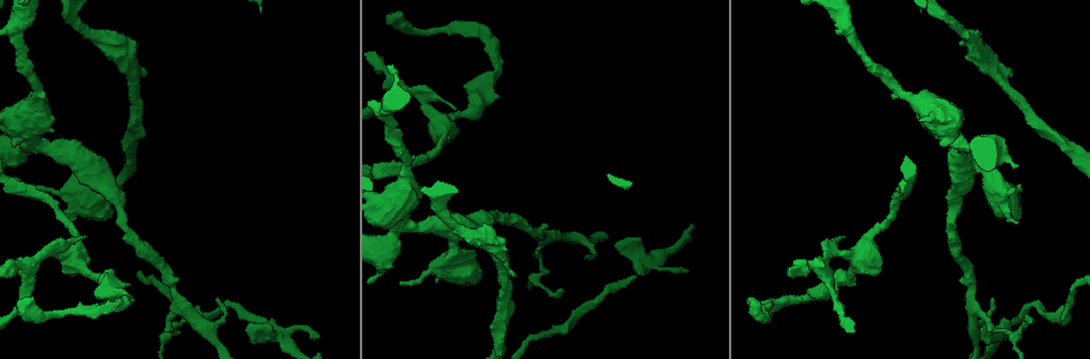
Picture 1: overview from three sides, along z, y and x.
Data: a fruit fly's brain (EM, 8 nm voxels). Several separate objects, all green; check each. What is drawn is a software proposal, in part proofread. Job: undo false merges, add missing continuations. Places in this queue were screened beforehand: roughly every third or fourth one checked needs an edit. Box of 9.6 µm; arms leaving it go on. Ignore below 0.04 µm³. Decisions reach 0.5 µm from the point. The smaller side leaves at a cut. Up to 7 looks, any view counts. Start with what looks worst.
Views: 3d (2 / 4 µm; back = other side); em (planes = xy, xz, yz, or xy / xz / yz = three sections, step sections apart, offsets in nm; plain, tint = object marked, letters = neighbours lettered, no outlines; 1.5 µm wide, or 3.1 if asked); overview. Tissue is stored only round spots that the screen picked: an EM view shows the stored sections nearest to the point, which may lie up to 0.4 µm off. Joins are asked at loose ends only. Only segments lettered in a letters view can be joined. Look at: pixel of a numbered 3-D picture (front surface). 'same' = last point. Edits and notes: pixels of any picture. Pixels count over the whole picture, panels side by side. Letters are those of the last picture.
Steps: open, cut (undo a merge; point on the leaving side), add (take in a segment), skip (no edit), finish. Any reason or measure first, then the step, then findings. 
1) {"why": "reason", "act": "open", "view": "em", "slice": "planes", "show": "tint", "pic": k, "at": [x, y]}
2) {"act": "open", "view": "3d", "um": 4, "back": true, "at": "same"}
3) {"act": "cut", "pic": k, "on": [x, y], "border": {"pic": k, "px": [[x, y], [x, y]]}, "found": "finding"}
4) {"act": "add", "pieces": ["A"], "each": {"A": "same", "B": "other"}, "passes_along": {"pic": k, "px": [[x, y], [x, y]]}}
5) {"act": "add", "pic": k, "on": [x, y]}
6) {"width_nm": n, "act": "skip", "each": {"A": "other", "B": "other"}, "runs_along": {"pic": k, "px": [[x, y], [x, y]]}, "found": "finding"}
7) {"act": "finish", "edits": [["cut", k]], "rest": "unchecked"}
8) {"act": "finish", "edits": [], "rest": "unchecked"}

{"why": "branch stops here", "act": "open", "view": "em", "slice": "planes", "show": "letters", "pic": 1, "at": [29, 297]}

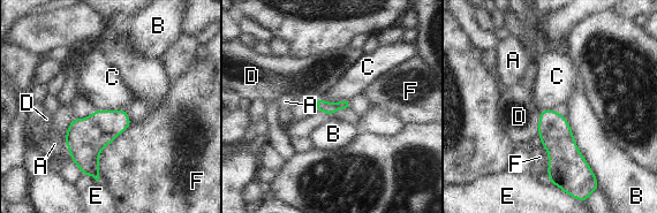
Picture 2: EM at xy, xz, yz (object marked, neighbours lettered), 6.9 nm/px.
{"act": "skip", "each": {"A": "other", "B": "other", "C": "other", "D": "other", "E": "other", "F": "other"}, "border": {"pic": 2, "px": [[96, 108], [105, 111], [126, 109]]}, "found": "no lettered segment goes on from it"}

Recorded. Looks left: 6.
{"why": "thin end", "act": "open", "view": "3d", "um": 4, "pic": 1, "at": [687, 271]}

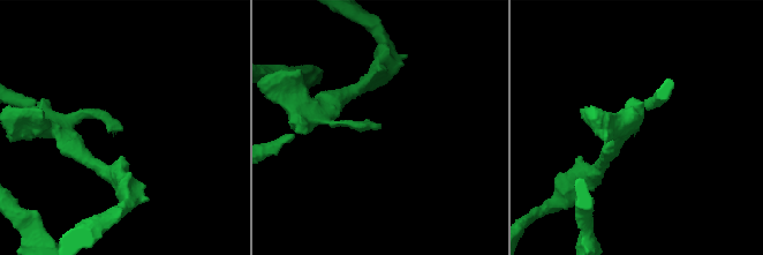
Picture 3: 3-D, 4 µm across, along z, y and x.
{"why": "now the EM", "act": "open", "view": "em", "slice": "planes", "show": "letters", "pic": 3, "at": [121, 129]}

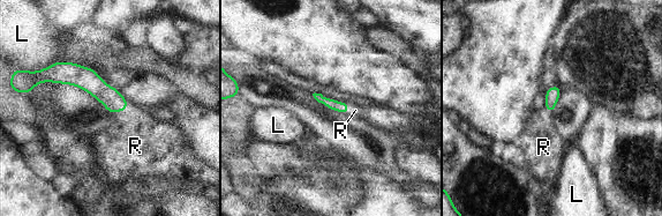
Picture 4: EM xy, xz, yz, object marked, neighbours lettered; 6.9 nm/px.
{"width_nm": 80, "act": "add", "pieces": ["R"], "each": {"L": "other", "R": "same"}, "passes_along": {"pic": 4, "px": [[108, 96], [122, 111], [135, 144]]}, "found": "the neuron continues"}

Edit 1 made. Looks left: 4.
{"why": "see it whole again", "act": "open", "view": "overview"}

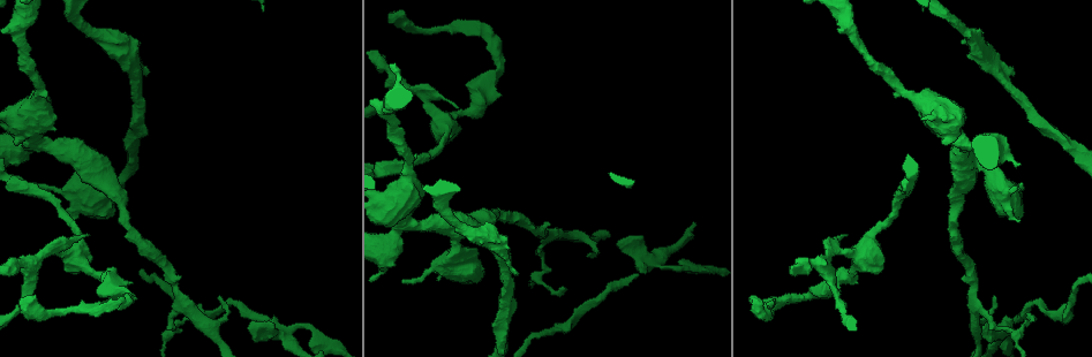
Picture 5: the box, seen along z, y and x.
{"why": "abrupt turn", "act": "open", "view": "em", "slice": "xy", "step": 8, "show": "tint", "pic": 5, "at": [546, 267]}

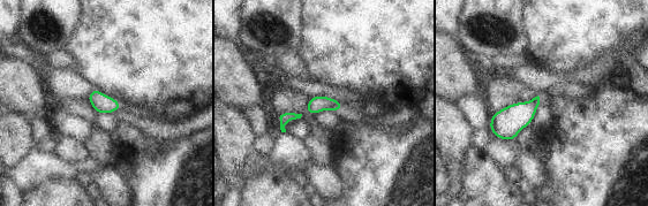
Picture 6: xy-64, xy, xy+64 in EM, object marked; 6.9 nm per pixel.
{"act": "open", "view": "em", "slice": "yz", "step": 8, "show": "tint", "at": "same"}

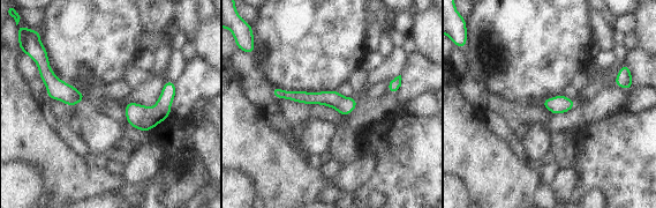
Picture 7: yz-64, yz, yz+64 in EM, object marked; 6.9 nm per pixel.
{"why": "see the neighbours", "act": "open", "view": "em", "slice": "yz", "step": 8, "show": "letters", "at": "same"}

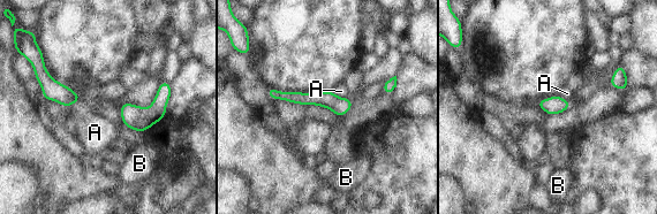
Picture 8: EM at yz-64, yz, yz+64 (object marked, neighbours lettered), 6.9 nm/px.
{"width_nm": 30, "act": "skip", "each": {"A": "other", "B": "other"}, "runs_along": {"pic": 8, "px": [[270, 90], [279, 96], [349, 102]]}, "found": "one neuron here"}

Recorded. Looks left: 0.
{"act": "finish", "edits": [["add", 4]], "rest": "unchecked"}

